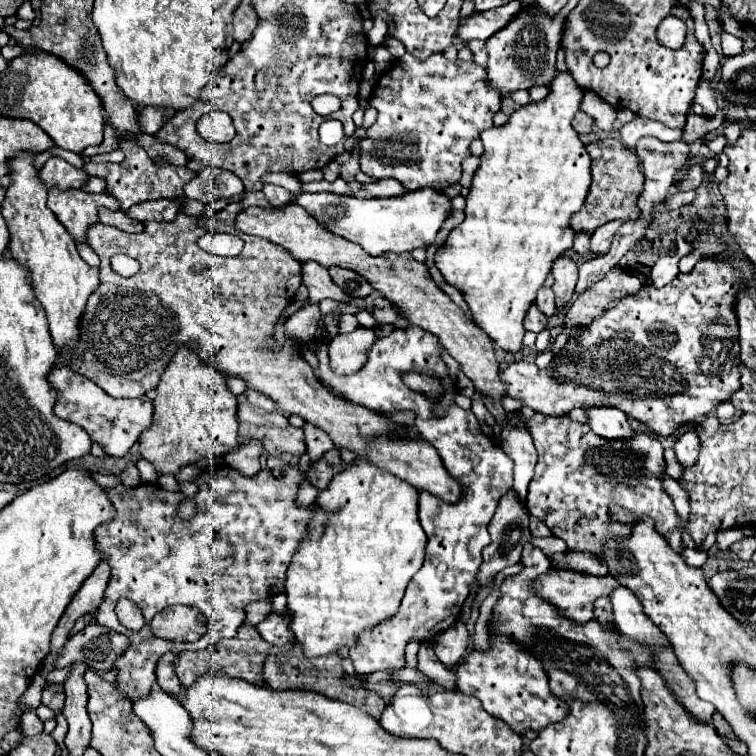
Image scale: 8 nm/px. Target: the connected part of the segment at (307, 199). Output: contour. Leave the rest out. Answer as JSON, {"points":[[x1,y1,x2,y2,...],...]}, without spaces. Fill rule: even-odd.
{"points":[[419,188,405,196,395,198,359,198,359,196,341,196,333,192,317,192,317,194,301,194,295,200,303,204,303,208,333,234,343,236,351,242,357,242,367,254,381,256,385,252,411,252,415,248,429,248,435,242,435,236,449,214,449,198,445,198,439,190],[341,204,345,210,343,218,329,218,325,212,329,206]]}

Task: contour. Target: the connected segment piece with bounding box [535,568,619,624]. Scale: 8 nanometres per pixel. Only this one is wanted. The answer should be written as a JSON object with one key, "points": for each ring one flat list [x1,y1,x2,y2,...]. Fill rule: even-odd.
{"points":[[553,568,549,574,541,576,537,580,537,590,539,594,549,600,551,604,555,604,557,608,561,608,561,614,575,620,575,622,589,622,593,618,593,600,597,600,597,596,609,596,613,592,613,588,617,588,617,580,613,580,613,576,605,574,605,576,585,576,585,574,577,574,571,570,559,570]]}

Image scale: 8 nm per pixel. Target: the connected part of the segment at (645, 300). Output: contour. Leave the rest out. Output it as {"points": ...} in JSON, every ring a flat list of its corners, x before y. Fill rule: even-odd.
{"points":[[713,260,697,262,689,274,677,274,675,280,663,288,643,286,637,294,625,296,619,304,613,304,603,316,595,318,593,324,577,330,563,350,555,354,551,368,539,370,535,362,521,360,501,370,507,396,545,416,563,416,575,406,613,406,649,424,653,432,669,436,679,426,693,424,699,416,709,414,741,388,737,370,741,364,737,342,739,328,733,312,733,298,741,286,743,274,739,270]]}

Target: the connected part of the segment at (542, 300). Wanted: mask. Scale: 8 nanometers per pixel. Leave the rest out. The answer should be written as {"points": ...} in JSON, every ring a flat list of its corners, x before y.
{"points":[[541,288,537,292,537,300,535,304,541,308,541,312,545,316,551,316,555,312,555,296,553,296,553,290,551,288]]}

